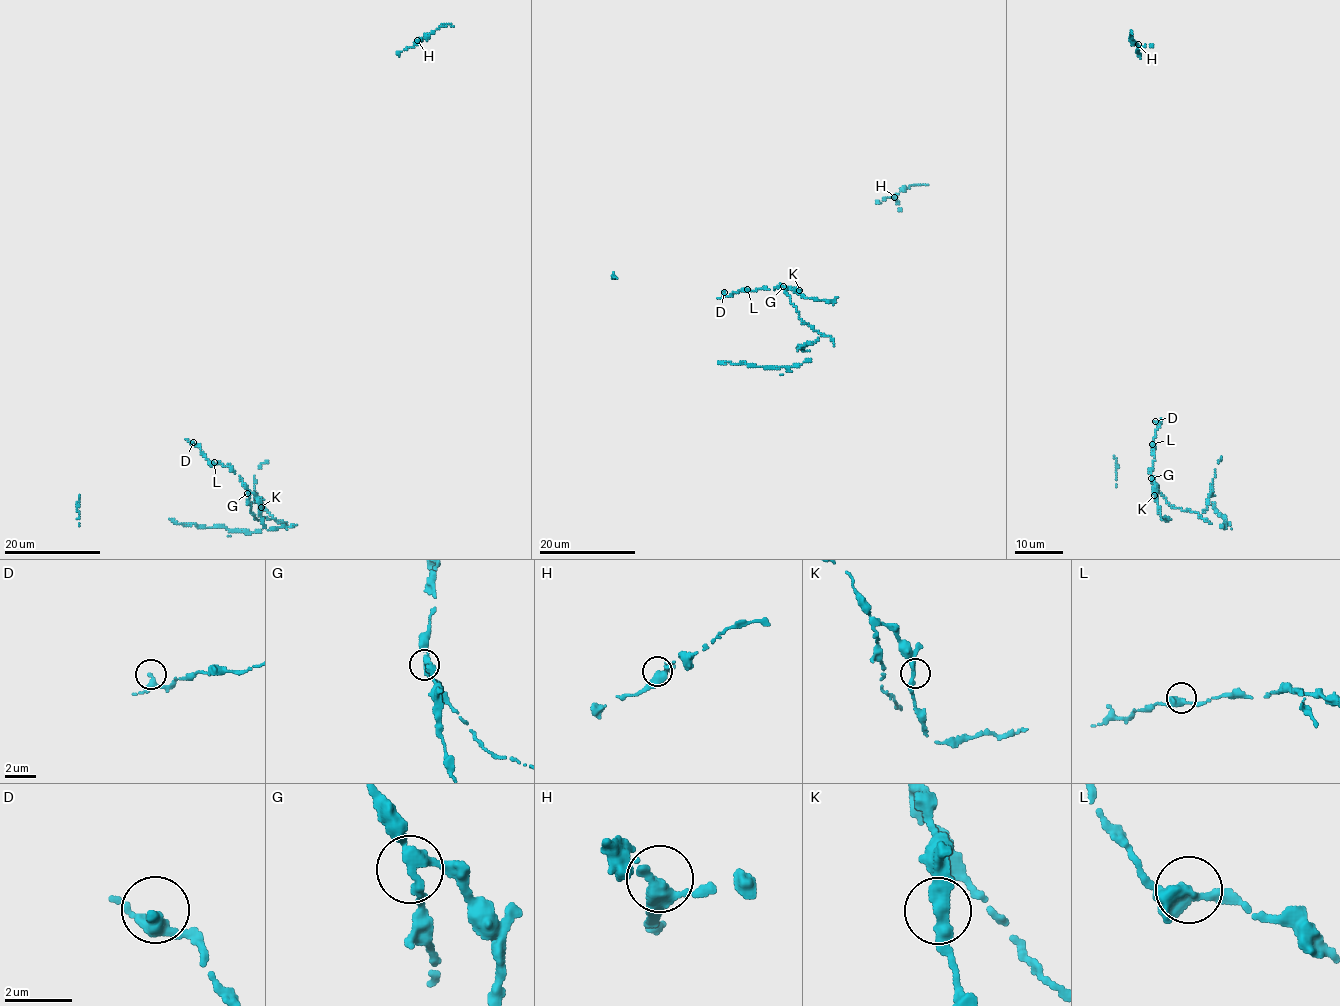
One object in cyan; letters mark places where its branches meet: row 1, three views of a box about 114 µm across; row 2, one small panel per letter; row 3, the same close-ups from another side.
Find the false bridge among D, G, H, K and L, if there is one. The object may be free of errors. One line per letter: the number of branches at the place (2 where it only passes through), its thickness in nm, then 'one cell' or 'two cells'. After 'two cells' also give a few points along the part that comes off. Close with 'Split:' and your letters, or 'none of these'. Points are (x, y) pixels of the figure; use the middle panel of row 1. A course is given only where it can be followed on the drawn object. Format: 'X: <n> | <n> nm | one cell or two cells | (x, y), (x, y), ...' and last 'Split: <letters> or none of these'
D: 2 | 260 nm | one cell
G: 3 | 280 nm | two cells
H: 3 | 360 nm | one cell
K: 2 | 360 nm | one cell
L: 2 | 440 nm | one cell
Split: G

